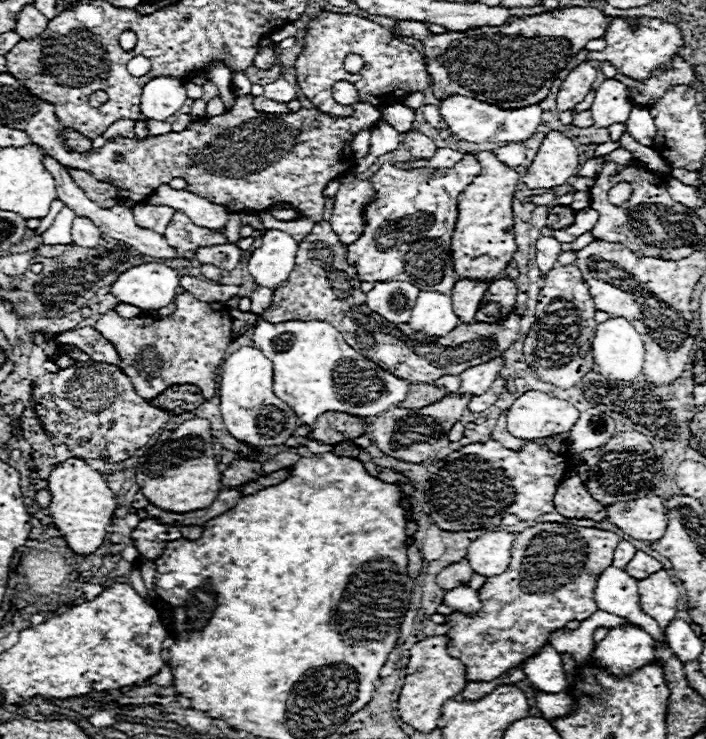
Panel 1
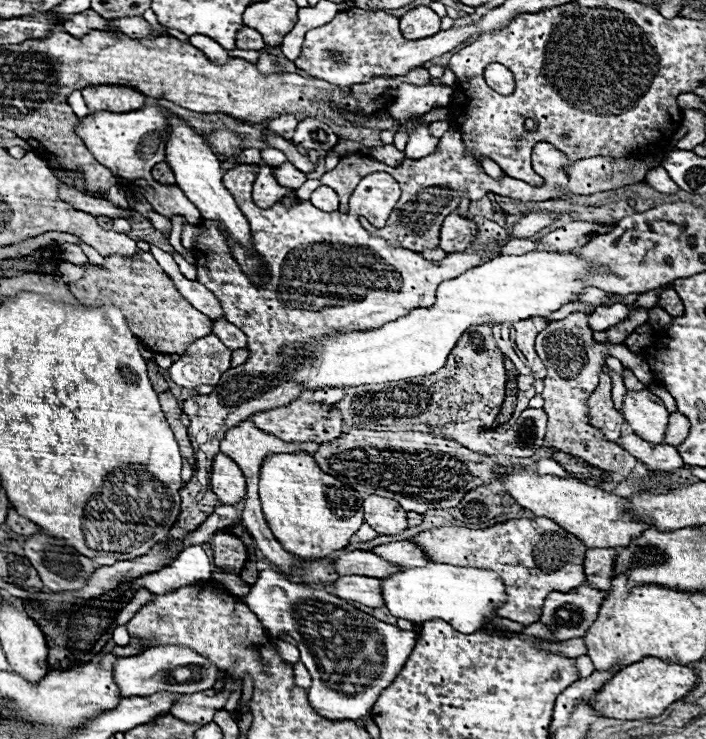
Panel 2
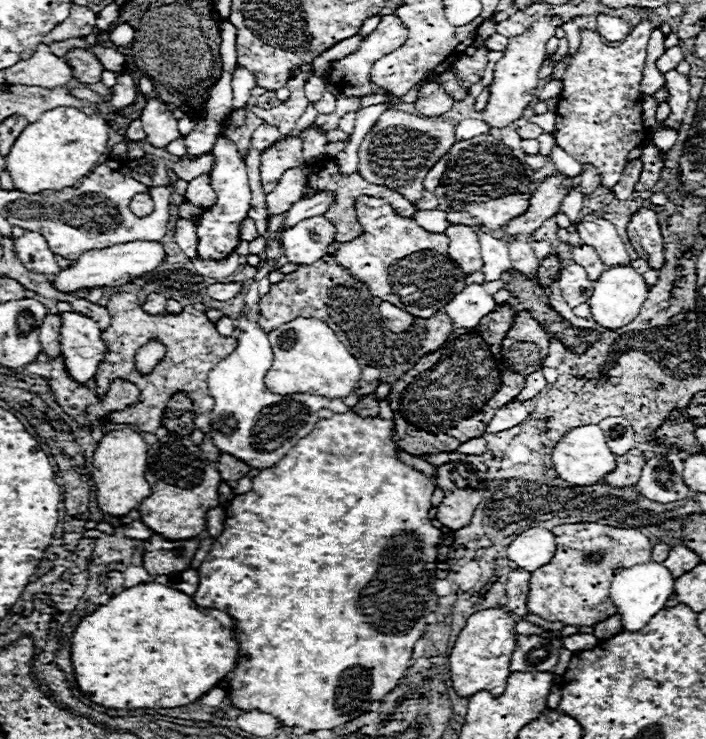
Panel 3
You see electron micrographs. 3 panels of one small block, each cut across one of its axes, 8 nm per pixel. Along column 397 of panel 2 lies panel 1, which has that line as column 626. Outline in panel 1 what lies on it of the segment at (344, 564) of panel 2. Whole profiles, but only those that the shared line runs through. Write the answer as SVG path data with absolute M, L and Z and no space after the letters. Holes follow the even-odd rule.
M638 550L632 558L632 562L628 562L628 566L624 570L628 570L628 574L632 574L632 578L640 580L640 578L646 578L648 574L654 574L660 568L662 568L662 564L656 558L652 558L646 552Z

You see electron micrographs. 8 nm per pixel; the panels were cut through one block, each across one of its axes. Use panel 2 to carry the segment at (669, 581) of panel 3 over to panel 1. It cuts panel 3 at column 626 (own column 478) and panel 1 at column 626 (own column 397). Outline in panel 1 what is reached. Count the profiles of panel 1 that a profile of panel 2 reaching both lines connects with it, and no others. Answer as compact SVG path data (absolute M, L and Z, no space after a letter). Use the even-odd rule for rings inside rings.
M608 566L596 580L594 602L600 610L616 614L620 618L634 620L642 630L652 634L654 640L662 640L662 628L654 618L646 616L638 604L638 580L616 566Z

